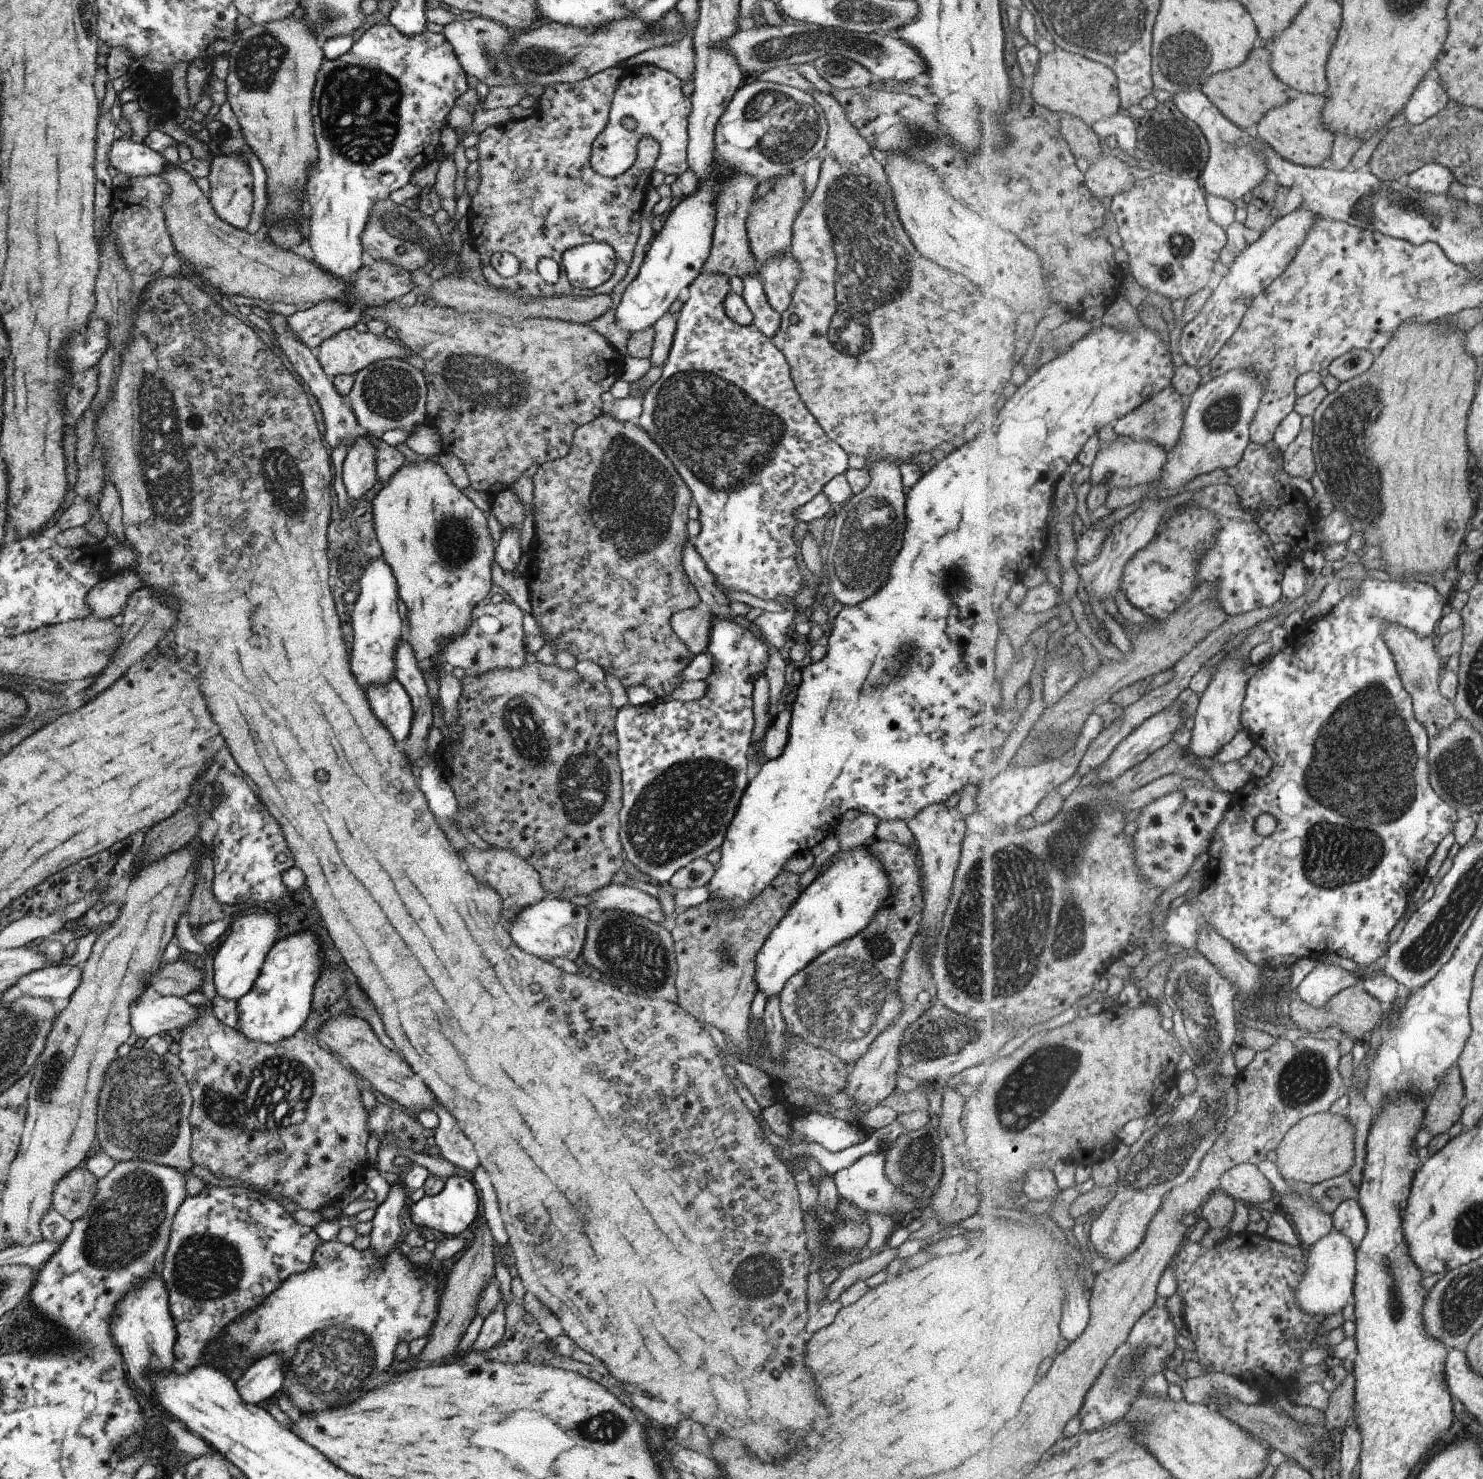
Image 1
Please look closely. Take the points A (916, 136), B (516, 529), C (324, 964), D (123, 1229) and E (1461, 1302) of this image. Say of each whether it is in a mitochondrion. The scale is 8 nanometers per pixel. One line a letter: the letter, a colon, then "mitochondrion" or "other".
A: mitochondrion
B: other
C: other
D: mitochondrion
E: mitochondrion

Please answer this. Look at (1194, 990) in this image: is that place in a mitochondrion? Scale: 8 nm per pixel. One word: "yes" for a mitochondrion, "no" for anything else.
yes

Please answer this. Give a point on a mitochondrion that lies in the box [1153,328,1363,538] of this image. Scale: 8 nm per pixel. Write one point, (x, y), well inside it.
(1221, 416)

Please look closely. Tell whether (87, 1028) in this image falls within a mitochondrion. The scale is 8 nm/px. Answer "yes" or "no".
no

